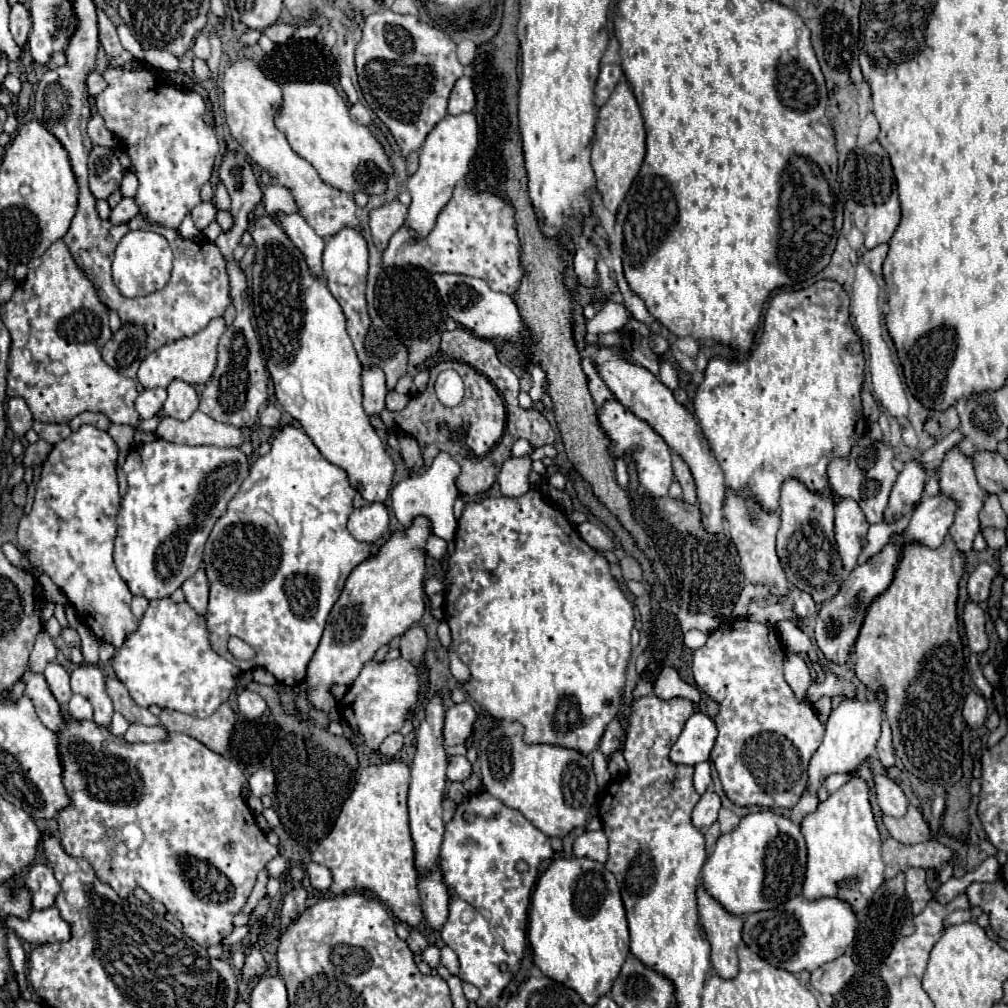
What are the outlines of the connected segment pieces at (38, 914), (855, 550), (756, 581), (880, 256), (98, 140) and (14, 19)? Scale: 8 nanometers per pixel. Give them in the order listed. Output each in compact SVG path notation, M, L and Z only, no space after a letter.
M56 907L32 911L26 919L8 915L6 925L24 941L34 945L44 945L52 941L66 941L70 937L68 923L56 913Z
M840 499L836 503L836 517L834 517L834 539L846 571L856 567L858 555L862 551L862 537L868 531L868 521L852 499Z
M728 489L728 501L724 503L724 519L726 519L730 539L738 549L746 581L752 585L766 585L770 593L778 599L778 603L784 603L790 597L790 585L786 581L784 569L776 557L776 547L774 547L776 531L780 527L780 515L764 513L756 501L750 501L750 499L744 501L740 495Z
M882 243L882 245L866 251L866 253L862 255L862 261L872 269L872 273L882 275L882 263L884 263L884 259L886 259L886 253L888 253L888 243Z
M94 113L94 117L88 123L88 135L94 145L102 145L102 147L116 147L118 145L116 135L106 129L104 119L98 113Z
M14 3L12 13L10 13L10 31L12 31L14 41L20 47L26 45L30 29L32 29L32 19L30 19L30 13L28 13L26 5L24 3Z

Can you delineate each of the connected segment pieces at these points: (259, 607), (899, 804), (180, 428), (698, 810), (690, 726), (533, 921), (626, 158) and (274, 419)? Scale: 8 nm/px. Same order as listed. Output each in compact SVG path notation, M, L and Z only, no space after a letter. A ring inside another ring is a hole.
M284 427L276 433L270 453L252 463L250 475L228 503L226 515L216 521L206 543L208 549L204 549L204 565L208 563L206 575L210 583L206 623L216 653L242 671L264 667L288 687L304 679L306 665L320 643L326 619L342 593L344 581L356 565L372 555L372 543L356 541L346 529L348 515L354 509L354 495L356 491L348 483L344 469L332 465L302 429ZM230 635L244 639L256 651L256 657L250 661L232 657L226 647Z
M874 775L872 777L874 791L876 791L876 801L882 813L892 815L892 817L902 817L908 807L908 799L904 791L886 775Z
M196 411L186 421L164 417L156 429L156 435L166 441L184 445L240 447L244 441L252 441L252 429L234 427L230 423L218 423L200 411Z
M706 791L692 811L692 825L696 829L710 827L718 819L718 811L720 811L720 797L714 791Z
M694 713L686 721L678 741L672 745L668 759L676 765L694 767L702 761L708 761L714 741L716 741L714 721L704 713Z
M556 859L538 879L532 909L530 909L530 927L528 941L534 953L534 965L550 979L574 989L586 1005L596 1005L596 1001L610 993L614 979L618 977L626 957L630 955L628 947L628 921L626 911L620 901L620 889L616 877L608 873L602 863L592 859Z
M620 81L612 91L610 99L600 109L600 119L596 125L596 143L592 147L592 169L596 173L598 193L602 197L602 205L616 213L618 205L626 197L634 177L640 171L644 161L646 145L644 145L644 121L636 103L636 97L628 85L628 81Z
M268 405L264 409L260 409L258 413L258 421L262 427L270 427L270 429L276 429L280 425L280 411L274 407L274 405Z

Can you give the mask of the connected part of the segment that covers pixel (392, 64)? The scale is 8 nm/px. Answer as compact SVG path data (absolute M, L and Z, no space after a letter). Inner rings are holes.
M390 9L372 13L366 17L362 39L356 45L358 83L362 87L366 103L382 119L382 123L386 123L386 127L392 131L404 157L420 149L424 143L424 137L432 131L432 125L436 125L436 121L446 117L448 95L454 83L462 77L462 69L464 67L460 65L456 57L456 43L444 31L430 27L428 23L420 21L414 15L398 15Z

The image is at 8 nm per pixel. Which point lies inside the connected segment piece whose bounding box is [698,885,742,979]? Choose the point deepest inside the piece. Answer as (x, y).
(724, 931)

